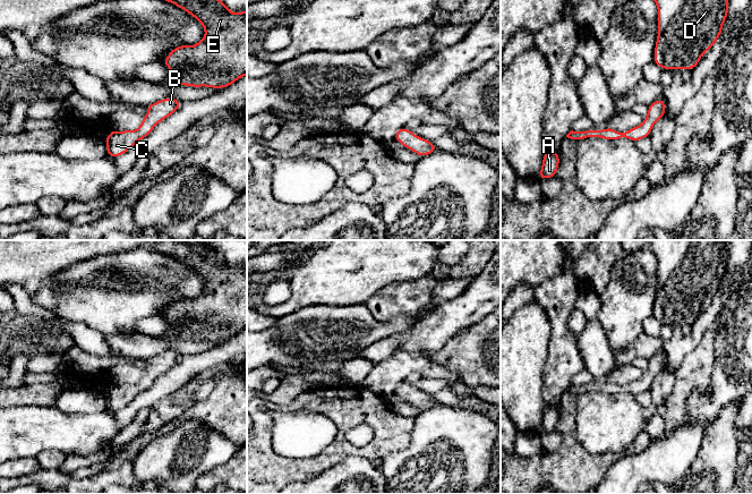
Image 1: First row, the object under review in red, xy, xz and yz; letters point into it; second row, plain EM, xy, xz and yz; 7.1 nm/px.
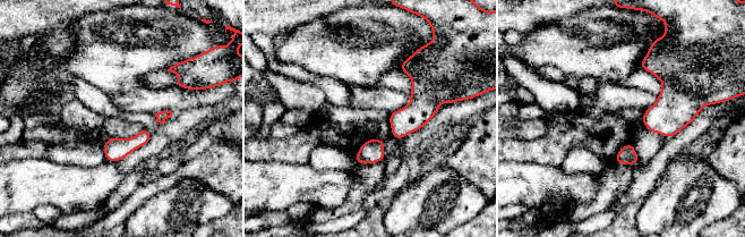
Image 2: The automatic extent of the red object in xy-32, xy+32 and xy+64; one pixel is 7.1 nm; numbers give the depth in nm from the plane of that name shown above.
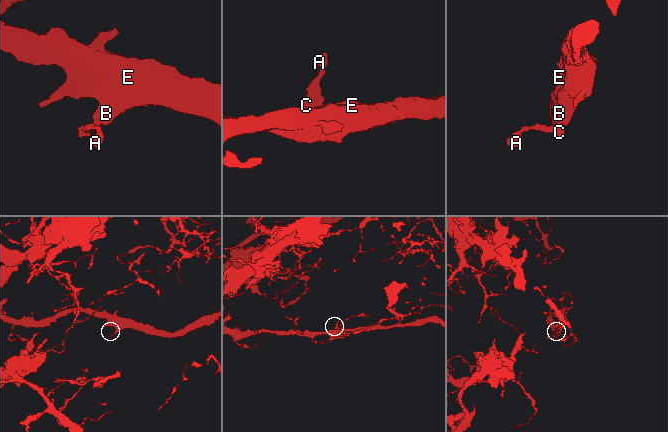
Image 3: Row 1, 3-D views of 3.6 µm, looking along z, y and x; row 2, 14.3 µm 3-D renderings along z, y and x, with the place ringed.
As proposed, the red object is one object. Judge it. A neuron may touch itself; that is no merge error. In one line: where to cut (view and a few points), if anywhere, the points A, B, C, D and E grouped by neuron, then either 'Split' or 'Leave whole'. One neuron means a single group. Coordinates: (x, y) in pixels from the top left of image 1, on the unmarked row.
No split. Groups: A B C D E. Leave whole

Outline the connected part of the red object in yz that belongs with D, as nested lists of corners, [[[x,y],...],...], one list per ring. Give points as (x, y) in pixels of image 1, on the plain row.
[[[650,240],[658,262],[653,316],[661,323],[694,323],[721,288],[728,246],[727,240]]]

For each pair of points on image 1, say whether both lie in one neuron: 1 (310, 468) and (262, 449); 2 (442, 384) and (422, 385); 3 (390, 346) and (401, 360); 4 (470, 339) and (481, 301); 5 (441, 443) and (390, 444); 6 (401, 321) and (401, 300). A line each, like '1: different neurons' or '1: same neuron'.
1: same neuron
2: same neuron
3: different neurons
4: different neurons
5: different neurons
6: different neurons

